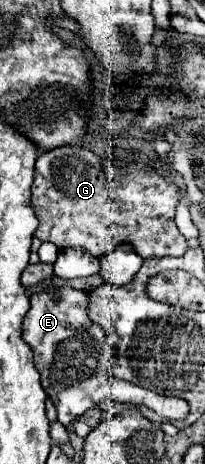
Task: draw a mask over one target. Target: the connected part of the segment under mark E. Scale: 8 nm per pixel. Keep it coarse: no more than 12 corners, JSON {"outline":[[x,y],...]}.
{"outline":[[31,294],[21,334],[69,428],[113,398],[183,420],[183,398],[109,378],[89,294]]}

